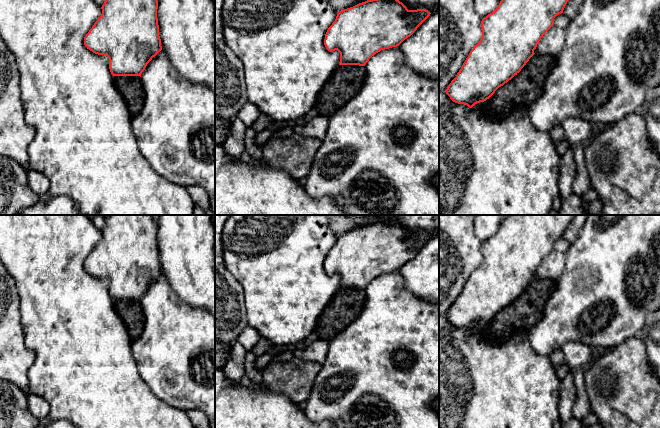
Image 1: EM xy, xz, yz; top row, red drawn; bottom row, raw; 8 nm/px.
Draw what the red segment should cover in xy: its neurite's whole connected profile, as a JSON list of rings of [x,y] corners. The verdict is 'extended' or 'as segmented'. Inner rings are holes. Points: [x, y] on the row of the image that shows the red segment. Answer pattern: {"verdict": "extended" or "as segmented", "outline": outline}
{"verdict": "extended", "outline": [[[105,0],[101,9],[101,16],[84,37],[84,45],[93,53],[109,58],[109,69],[116,88],[131,116],[134,116],[144,103],[141,74],[162,50],[157,18],[158,0]]]}

